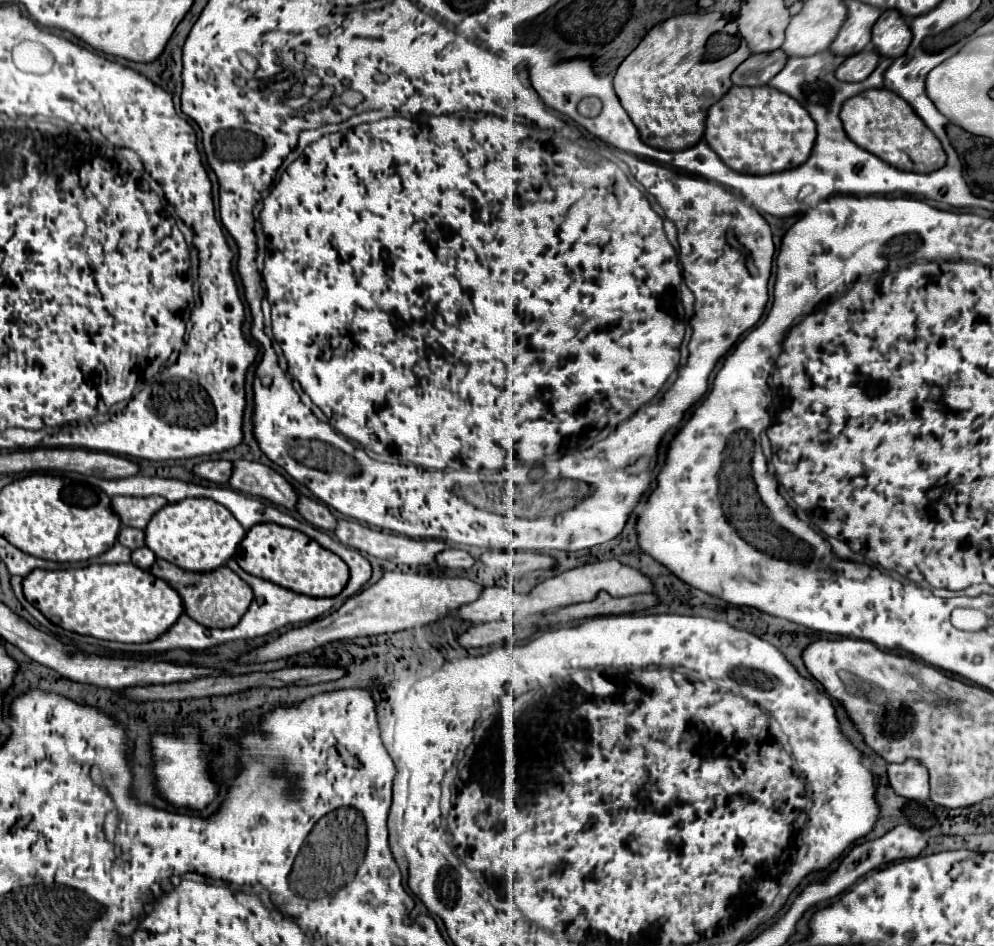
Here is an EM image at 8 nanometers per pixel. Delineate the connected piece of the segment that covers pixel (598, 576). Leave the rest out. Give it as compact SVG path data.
M600 561L600 563L590 563L584 567L564 571L556 577L550 577L538 583L528 595L518 595L506 587L486 587L482 589L480 599L476 599L476 603L466 603L464 607L460 607L458 617L474 625L488 623L488 621L500 621L500 619L508 623L520 623L524 619L532 619L534 615L542 615L544 611L552 611L552 609L566 607L566 605L580 603L580 601L592 601L600 591L606 591L612 597L626 597L634 593L648 593L652 589L654 589L652 581L644 577L640 571L628 565L620 565L618 561Z

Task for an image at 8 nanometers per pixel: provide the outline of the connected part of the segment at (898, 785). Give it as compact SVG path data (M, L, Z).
M908 759L902 765L888 765L888 783L896 795L908 801L926 801L930 795L928 771L916 761Z

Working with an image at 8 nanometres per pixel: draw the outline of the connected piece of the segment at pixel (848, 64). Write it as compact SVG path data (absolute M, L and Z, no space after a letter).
M860 51L856 55L850 55L838 69L836 77L840 81L864 81L880 63L882 55L878 51Z

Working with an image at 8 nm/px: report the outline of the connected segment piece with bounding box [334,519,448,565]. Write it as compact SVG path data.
M338 519L336 521L336 531L334 535L338 537L340 543L358 549L362 553L380 557L380 559L388 559L392 563L404 563L404 565L428 565L434 561L434 555L444 551L448 545L444 541L436 541L436 539L410 539L404 535L396 535L396 533L386 533L380 529L372 529L366 525L360 525L358 521L350 521L350 519Z

